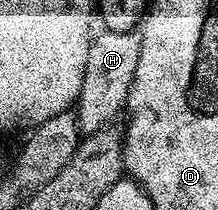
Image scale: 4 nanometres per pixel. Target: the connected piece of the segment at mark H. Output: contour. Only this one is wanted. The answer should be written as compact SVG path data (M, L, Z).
M103 30L100 33L91 38L84 81L81 82L81 93L74 111L78 129L83 136L111 126L116 121L114 119L121 116L140 57L141 36L137 32L112 33Z

